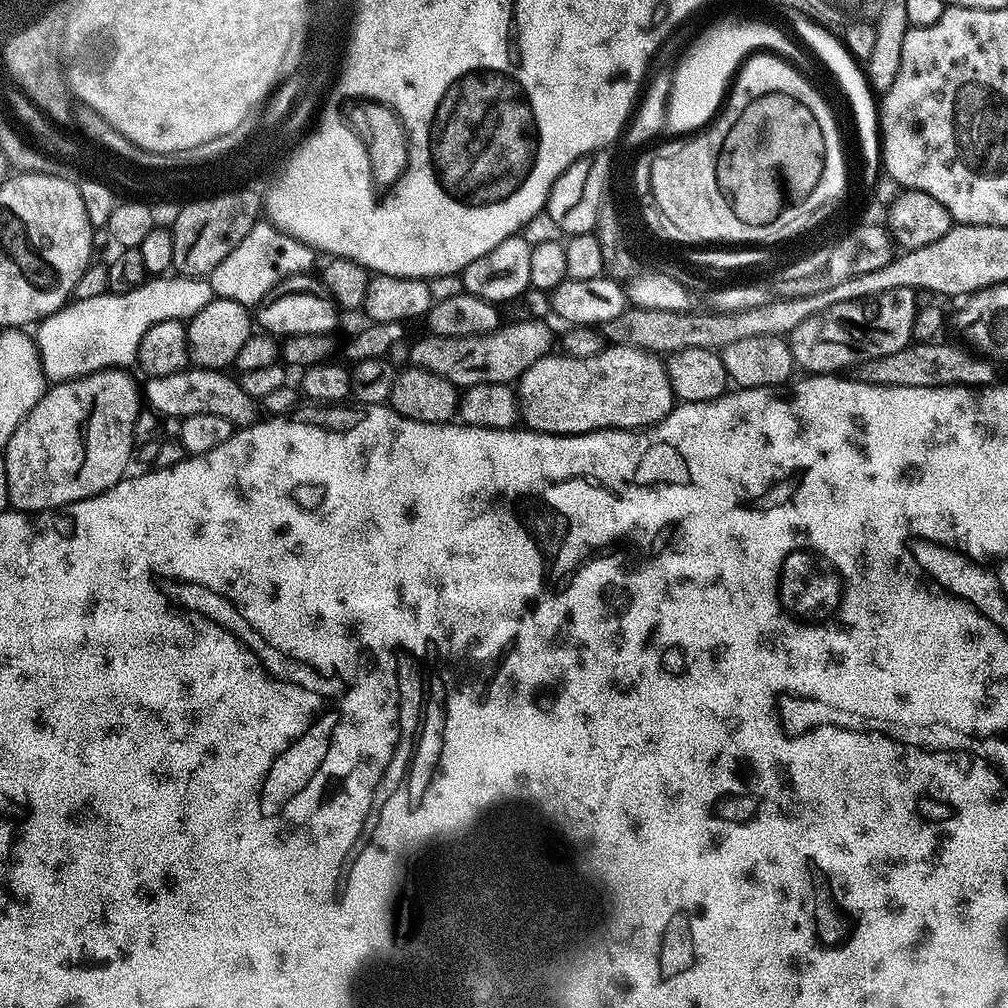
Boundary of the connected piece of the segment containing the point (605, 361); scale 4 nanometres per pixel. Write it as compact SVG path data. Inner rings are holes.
M626 345L605 346L594 358L574 358L563 354L547 354L540 360L534 362L518 381L518 399L523 423L533 432L547 432L549 436L577 436L583 432L601 432L604 428L627 428L629 430L643 430L651 425L657 424L660 420L668 417L668 413L674 407L672 386L668 377L667 363L655 352L644 351L640 348L629 348Z

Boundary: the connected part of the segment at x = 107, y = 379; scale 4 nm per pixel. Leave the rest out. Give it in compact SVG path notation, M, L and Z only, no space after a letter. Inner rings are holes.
M117 367L91 372L75 380L53 383L36 403L34 410L26 414L2 450L6 458L8 503L15 511L35 514L47 512L49 508L61 508L102 494L119 480L125 479L129 471L128 459L134 456L134 422L142 409L138 384L136 386L126 373Z

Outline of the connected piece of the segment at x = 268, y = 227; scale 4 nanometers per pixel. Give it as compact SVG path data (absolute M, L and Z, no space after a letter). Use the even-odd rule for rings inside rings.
M260 220L242 240L208 275L212 293L217 299L238 302L252 308L271 295L288 276L303 275L312 270L315 249L307 242L293 236L266 220Z

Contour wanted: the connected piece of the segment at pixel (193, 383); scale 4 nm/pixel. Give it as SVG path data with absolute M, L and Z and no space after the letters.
M189 367L178 374L149 377L142 386L147 407L161 417L181 420L198 413L217 414L237 427L247 427L255 421L256 402L240 386L239 379L227 371L215 368Z

